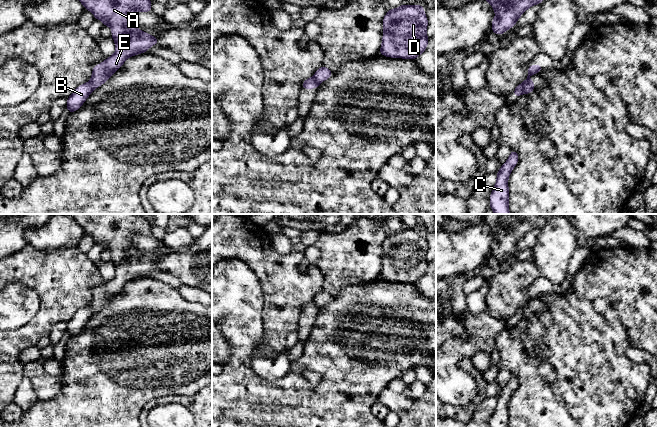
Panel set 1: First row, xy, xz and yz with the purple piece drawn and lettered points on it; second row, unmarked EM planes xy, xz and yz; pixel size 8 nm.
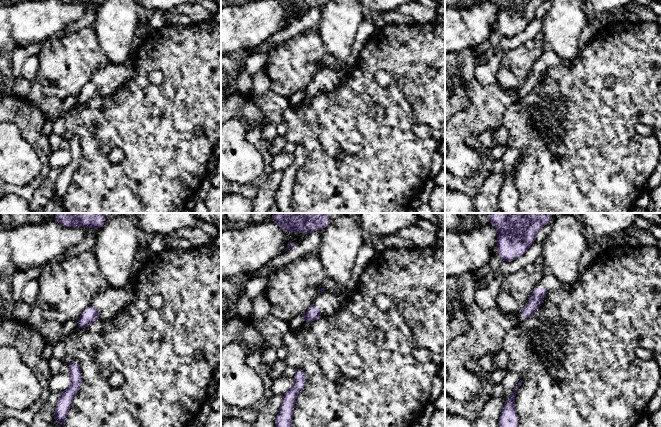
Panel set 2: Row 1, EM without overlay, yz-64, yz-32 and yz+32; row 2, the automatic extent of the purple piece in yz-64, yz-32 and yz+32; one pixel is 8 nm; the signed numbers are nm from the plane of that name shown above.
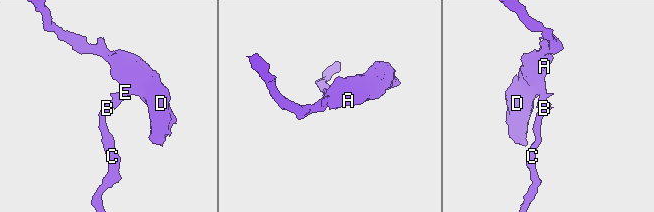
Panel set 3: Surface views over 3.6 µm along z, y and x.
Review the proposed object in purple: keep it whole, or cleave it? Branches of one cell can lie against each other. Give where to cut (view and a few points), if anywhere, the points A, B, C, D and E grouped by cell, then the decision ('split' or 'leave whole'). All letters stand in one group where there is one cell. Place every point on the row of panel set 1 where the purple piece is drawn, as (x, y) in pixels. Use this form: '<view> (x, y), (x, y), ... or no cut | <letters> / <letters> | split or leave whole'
yz (528, 78), (522, 92) | A D E / B C | split

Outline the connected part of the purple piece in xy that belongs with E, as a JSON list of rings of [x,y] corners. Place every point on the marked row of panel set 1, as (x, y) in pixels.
[[[79,0],[86,10],[94,14],[95,20],[102,20],[104,27],[112,28],[112,39],[116,44],[115,53],[104,60],[103,63],[94,65],[90,84],[93,89],[105,83],[113,73],[118,70],[129,57],[136,54],[146,53],[154,44],[160,44],[159,40],[147,32],[141,32],[132,22],[133,14],[137,11],[153,12],[151,0]]]

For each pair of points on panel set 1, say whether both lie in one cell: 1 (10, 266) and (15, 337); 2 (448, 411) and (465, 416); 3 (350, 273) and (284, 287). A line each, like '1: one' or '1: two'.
1: one
2: one
3: two

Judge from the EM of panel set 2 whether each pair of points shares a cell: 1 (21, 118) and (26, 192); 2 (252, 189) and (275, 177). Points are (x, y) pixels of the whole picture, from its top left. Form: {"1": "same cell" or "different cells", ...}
{"1": "same cell", "2": "different cells"}

